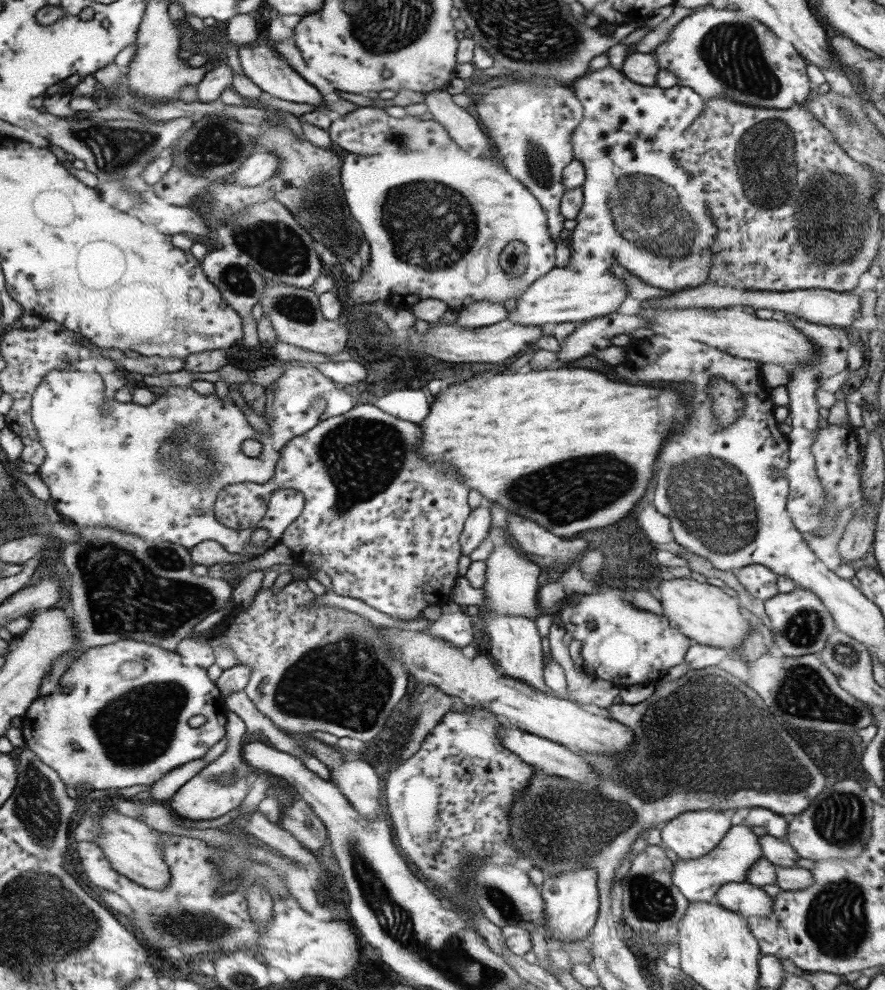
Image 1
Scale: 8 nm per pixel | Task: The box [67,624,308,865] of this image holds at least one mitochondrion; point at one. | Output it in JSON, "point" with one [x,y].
{"point":[136,728]}

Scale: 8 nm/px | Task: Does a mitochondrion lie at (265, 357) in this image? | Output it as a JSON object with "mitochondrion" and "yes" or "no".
{"mitochondrion":"no"}

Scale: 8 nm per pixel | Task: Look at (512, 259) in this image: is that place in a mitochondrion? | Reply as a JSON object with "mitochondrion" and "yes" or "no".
{"mitochondrion":"yes"}

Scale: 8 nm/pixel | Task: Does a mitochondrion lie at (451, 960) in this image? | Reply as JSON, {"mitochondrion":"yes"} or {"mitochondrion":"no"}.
{"mitochondrion":"yes"}

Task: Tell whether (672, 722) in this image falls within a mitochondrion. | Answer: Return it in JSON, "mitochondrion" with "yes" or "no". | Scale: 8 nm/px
{"mitochondrion":"yes"}

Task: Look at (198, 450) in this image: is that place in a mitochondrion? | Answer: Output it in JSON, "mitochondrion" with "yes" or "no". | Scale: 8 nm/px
{"mitochondrion":"yes"}

